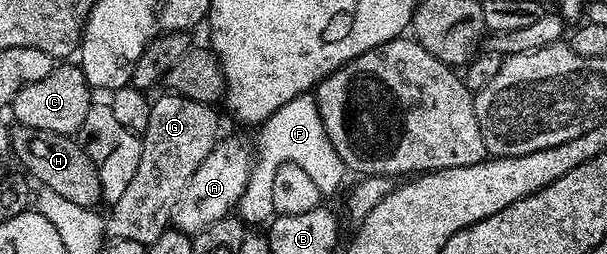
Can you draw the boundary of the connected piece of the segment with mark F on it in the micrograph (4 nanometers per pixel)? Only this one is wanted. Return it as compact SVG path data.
M311 92L290 99L274 115L270 115L259 126L260 149L258 145L258 160L253 164L252 174L248 180L246 191L240 197L238 216L249 226L267 226L274 216L274 175L278 167L283 165L300 165L310 179L318 186L322 195L332 193L344 181L346 166L344 160L334 149L326 127L322 125L322 115L316 106L315 96Z

